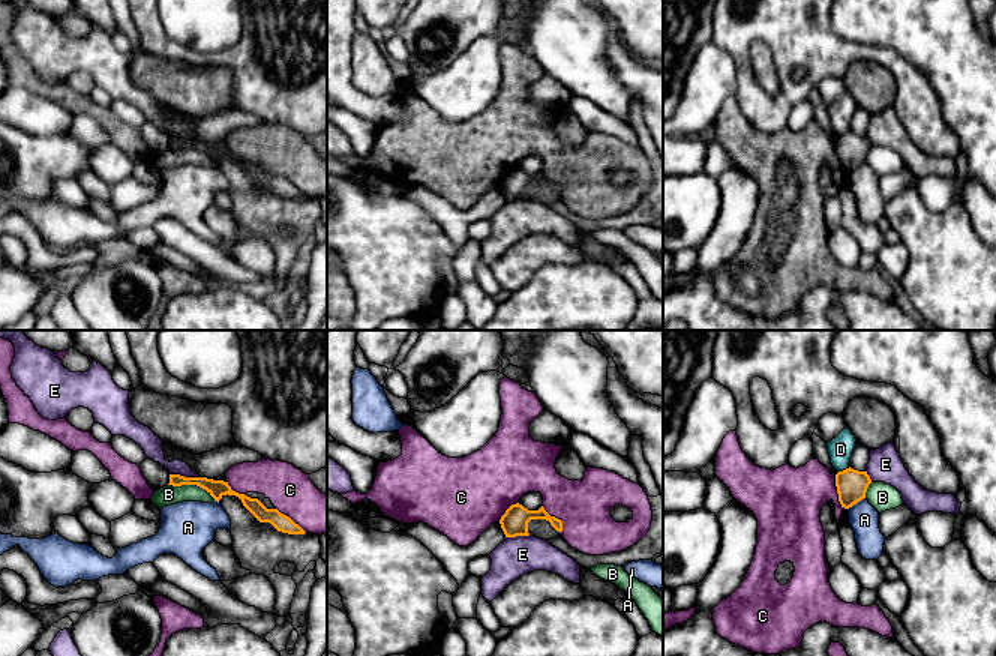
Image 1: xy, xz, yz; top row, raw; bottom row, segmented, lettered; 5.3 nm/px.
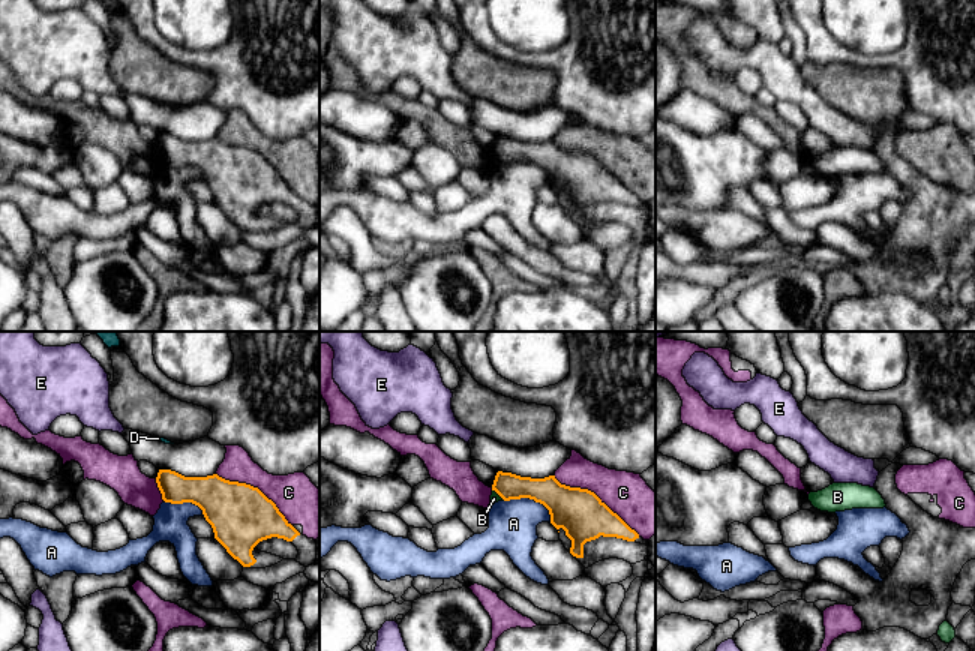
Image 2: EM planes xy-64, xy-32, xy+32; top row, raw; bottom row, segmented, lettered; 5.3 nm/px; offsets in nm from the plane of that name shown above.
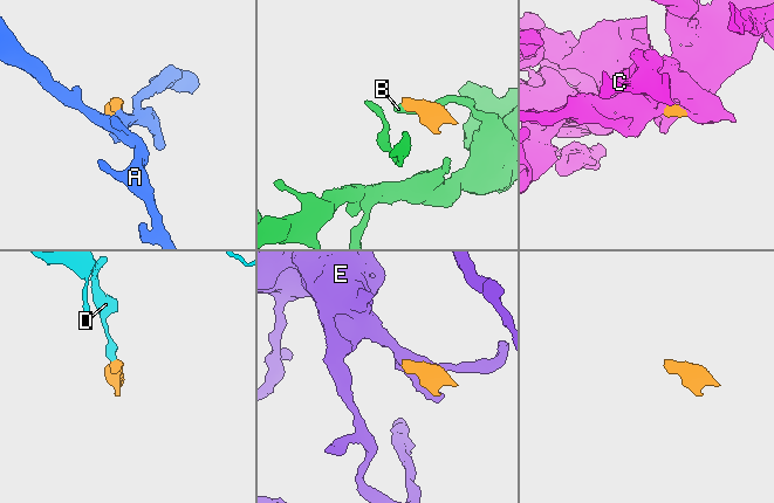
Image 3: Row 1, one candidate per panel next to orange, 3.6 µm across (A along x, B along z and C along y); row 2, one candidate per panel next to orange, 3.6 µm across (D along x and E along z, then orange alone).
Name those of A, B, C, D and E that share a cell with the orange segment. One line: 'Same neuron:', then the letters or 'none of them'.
Same neuron: none of them

